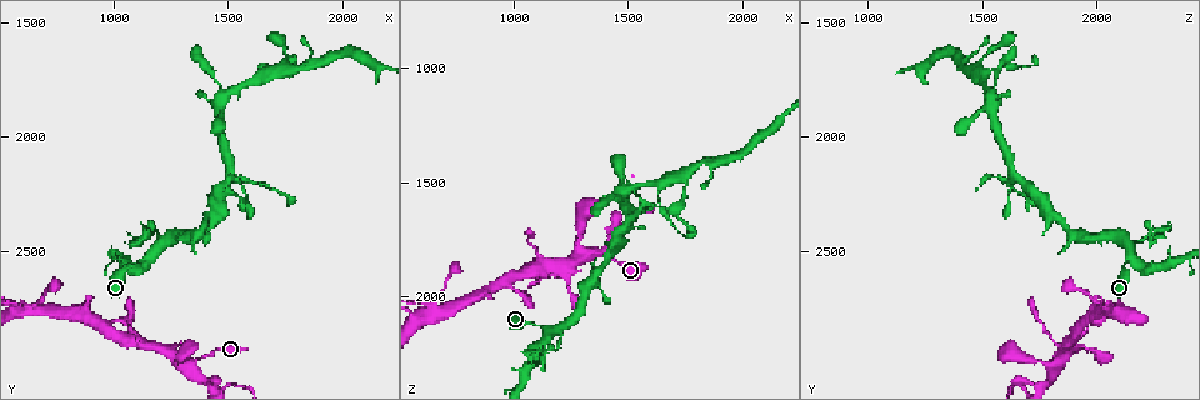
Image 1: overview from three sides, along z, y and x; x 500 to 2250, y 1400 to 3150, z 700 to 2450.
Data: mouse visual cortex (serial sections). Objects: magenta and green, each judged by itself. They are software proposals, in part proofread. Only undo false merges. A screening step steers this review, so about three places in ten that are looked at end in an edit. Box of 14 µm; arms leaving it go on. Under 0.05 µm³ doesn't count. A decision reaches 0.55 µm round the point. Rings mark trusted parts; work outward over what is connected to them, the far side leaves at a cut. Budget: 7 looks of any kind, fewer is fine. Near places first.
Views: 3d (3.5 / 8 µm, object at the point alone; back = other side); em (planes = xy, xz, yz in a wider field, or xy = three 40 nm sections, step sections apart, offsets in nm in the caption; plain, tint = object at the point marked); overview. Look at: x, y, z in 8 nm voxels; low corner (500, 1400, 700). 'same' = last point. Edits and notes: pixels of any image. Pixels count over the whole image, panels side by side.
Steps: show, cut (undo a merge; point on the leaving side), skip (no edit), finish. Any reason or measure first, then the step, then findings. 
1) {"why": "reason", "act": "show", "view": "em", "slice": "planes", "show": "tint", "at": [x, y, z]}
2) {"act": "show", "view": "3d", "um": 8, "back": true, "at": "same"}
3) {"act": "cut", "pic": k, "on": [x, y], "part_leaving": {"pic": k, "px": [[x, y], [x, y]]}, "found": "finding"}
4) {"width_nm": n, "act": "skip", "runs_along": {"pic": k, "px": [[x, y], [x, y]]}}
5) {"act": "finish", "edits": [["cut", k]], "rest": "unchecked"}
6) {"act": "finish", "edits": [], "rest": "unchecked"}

{"why": "four arms meet", "act": "show", "view": "3d", "um": 3.5, "at": [1140, 2530, 2140]}

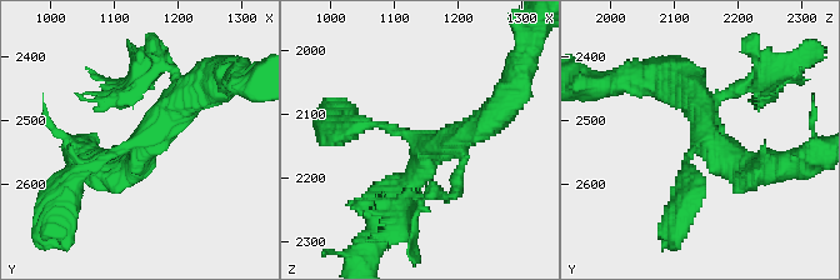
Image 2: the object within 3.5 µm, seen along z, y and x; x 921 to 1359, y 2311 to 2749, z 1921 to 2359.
{"arms": 4, "arm_widths_nm": [100, 150, 300, 400], "why": "need the tissue", "act": "show", "view": "em", "slice": "xy", "step": 3, "show": "tint", "at": [1150, 2520, 2150]}

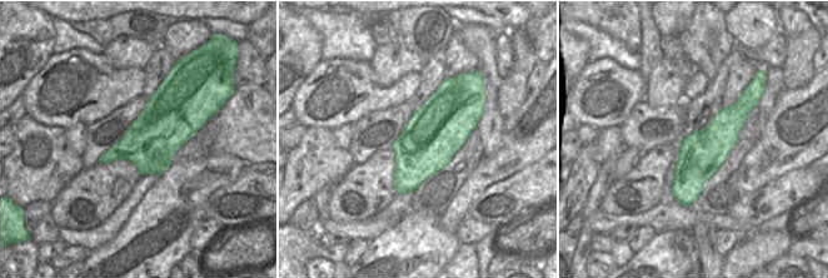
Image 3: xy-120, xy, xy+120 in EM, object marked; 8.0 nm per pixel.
{"act": "skip", "runs_along": {"pic": 3, "px": [[749, 103], [698, 158], [681, 199]]}, "found": "continuous, no second cell"}

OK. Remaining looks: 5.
{"why": "looks like a crossing", "act": "show", "view": "3d", "um": 3.5, "at": [1310, 3000, 1830]}

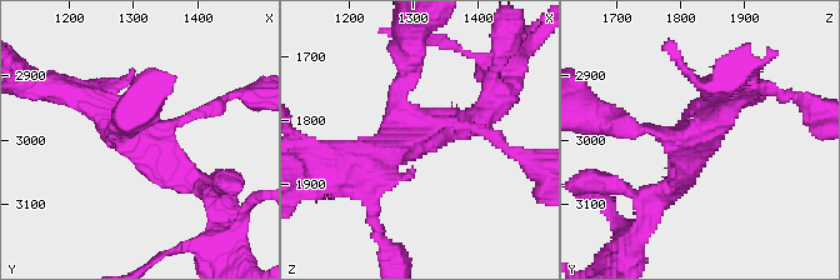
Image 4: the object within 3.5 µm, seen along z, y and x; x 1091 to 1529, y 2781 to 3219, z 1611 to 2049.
{"arms": 4, "arm_widths_nm": [150, 200, 300, 400], "act": "show", "view": "em", "slice": "xy", "step": 5, "show": "tint", "at": [1320, 3000, 1820]}

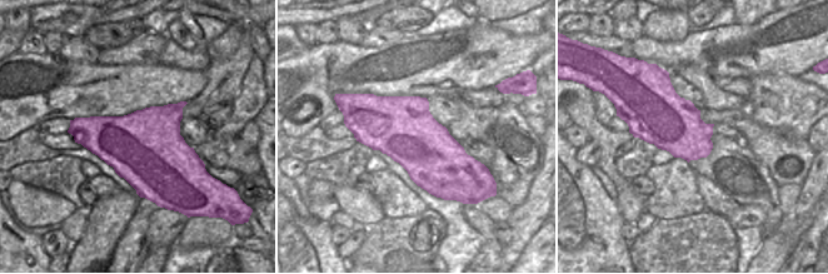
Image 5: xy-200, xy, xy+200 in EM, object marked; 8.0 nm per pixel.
{"act": "skip", "runs_along": {"pic": 4, "px": [[494, 138], [436, 121], [360, 154]]}, "found": "continuous, no second cell"}

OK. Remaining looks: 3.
{"why": "abrupt turn", "act": "show", "view": "3d", "um": 3.5, "at": [1510, 2190, 1660]}

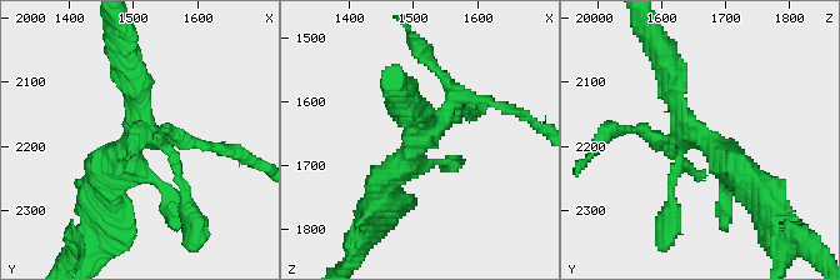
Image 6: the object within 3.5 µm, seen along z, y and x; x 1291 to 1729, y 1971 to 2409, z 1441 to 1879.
{"act": "show", "view": "em", "slice": "xy", "step": 5, "show": "plain", "at": [1510, 2185, 1660]}

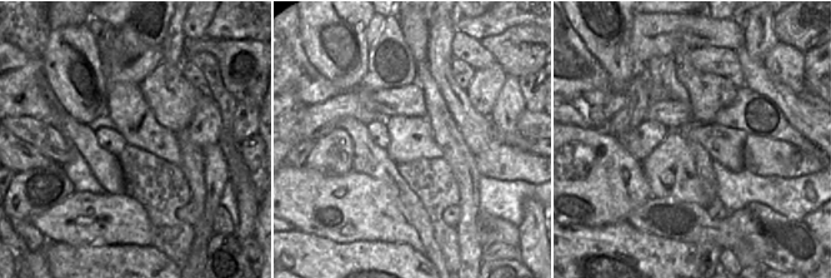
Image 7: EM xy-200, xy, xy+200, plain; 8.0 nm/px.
{"act": "show", "view": "em", "slice": "xy", "step": 5, "show": "tint", "at": "same"}

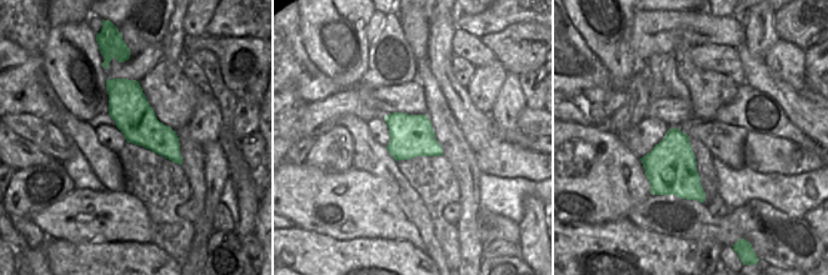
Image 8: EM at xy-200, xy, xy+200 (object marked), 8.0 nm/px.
{"act": "skip", "runs_along": {"pic": 6, "px": [[753, 189], [681, 116], [666, 63]]}, "found": "continuous, no second cell"}

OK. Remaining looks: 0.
{"act": "finish", "edits": [], "rest": "unchecked"}

